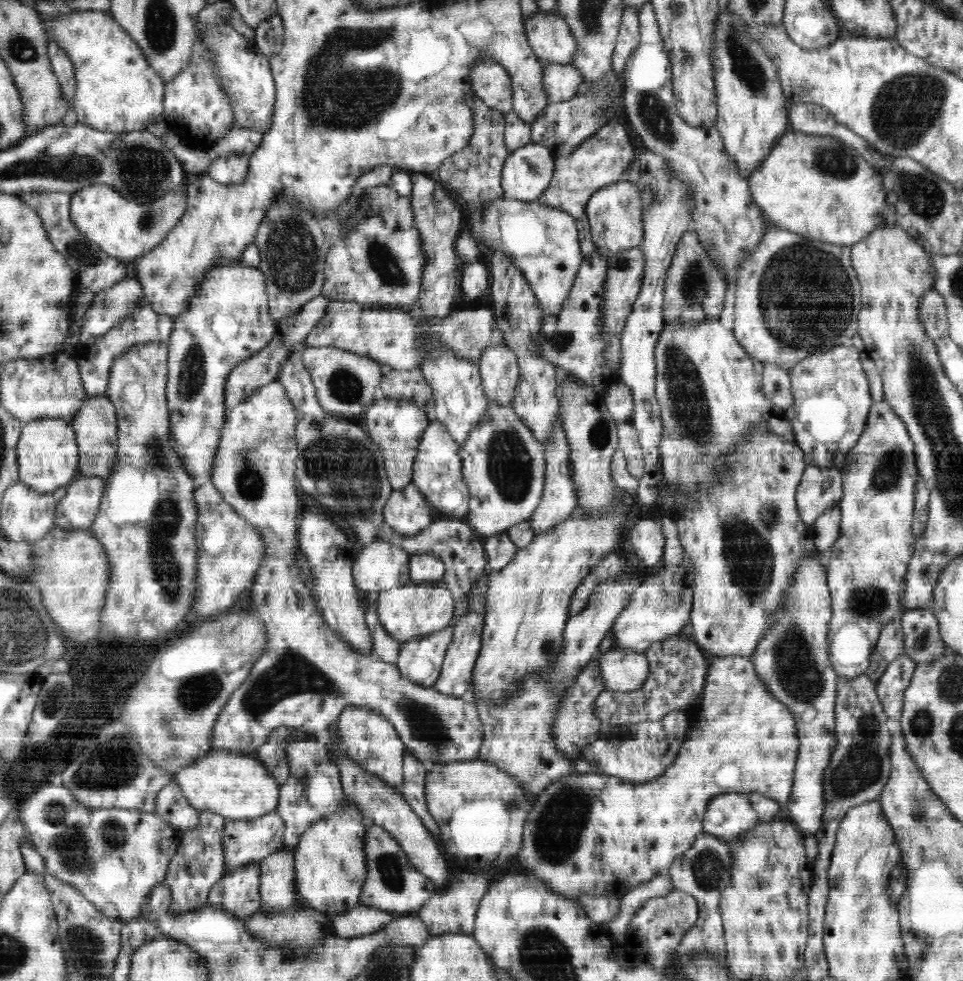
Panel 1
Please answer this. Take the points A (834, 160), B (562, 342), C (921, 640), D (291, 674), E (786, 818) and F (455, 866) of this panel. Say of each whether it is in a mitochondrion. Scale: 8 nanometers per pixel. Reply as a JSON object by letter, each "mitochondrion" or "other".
{"A":"mitochondrion","B":"mitochondrion","C":"mitochondrion","D":"mitochondrion","E":"other","F":"other"}

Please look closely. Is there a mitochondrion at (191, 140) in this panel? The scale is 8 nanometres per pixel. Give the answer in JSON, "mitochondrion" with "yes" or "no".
{"mitochondrion":"no"}

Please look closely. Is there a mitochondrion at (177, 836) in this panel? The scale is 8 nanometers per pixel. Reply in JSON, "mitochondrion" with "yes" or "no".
{"mitochondrion":"no"}

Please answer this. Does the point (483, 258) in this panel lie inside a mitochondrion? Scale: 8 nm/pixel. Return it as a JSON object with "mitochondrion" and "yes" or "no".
{"mitochondrion":"no"}

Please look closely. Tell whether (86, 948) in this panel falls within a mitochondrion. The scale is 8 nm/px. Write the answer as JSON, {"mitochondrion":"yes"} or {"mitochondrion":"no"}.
{"mitochondrion":"yes"}

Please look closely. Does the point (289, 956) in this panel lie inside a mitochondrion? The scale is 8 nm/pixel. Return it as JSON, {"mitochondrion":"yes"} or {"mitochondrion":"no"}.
{"mitochondrion":"no"}

